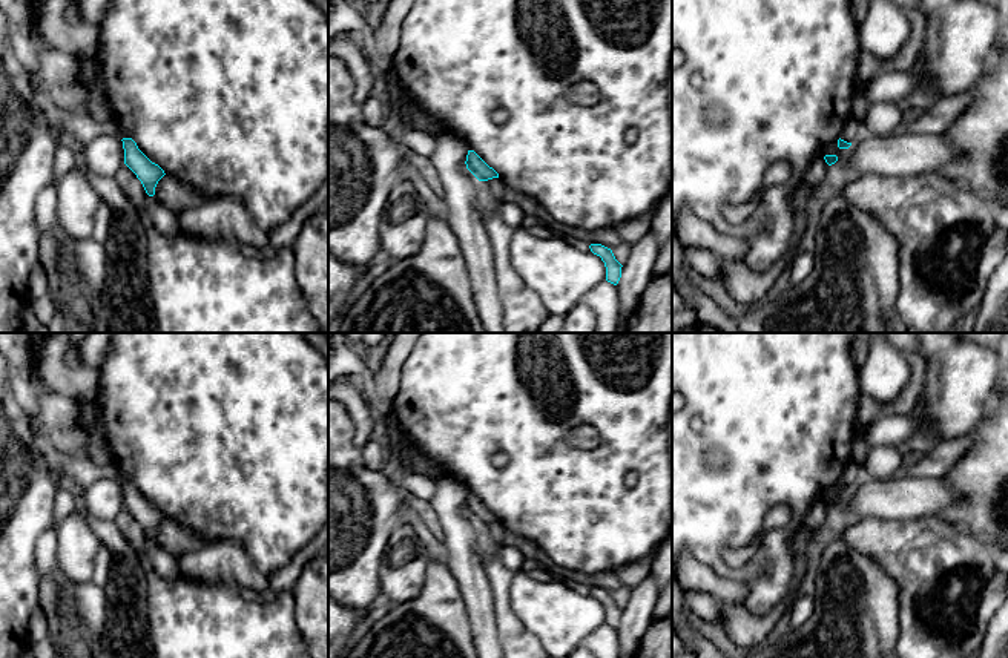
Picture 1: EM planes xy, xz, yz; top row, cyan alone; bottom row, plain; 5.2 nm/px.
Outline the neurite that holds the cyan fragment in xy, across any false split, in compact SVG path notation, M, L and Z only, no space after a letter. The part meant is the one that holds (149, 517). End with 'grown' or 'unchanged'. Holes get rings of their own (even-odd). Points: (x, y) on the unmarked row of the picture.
M123 482L124 508L137 518L149 540L155 538L158 525L166 518L164 514L152 506L132 482Z; unchanged

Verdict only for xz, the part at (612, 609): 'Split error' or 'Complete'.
Complete

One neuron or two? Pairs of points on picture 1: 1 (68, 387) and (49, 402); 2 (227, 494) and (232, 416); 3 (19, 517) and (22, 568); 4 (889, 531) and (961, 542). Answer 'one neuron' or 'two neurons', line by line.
1: two neurons
2: one neuron
3: one neuron
4: one neuron

